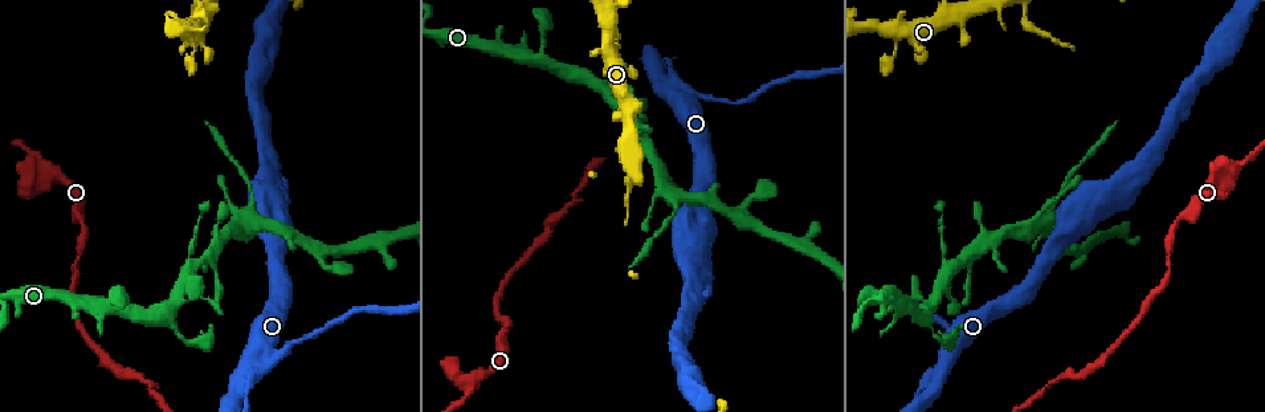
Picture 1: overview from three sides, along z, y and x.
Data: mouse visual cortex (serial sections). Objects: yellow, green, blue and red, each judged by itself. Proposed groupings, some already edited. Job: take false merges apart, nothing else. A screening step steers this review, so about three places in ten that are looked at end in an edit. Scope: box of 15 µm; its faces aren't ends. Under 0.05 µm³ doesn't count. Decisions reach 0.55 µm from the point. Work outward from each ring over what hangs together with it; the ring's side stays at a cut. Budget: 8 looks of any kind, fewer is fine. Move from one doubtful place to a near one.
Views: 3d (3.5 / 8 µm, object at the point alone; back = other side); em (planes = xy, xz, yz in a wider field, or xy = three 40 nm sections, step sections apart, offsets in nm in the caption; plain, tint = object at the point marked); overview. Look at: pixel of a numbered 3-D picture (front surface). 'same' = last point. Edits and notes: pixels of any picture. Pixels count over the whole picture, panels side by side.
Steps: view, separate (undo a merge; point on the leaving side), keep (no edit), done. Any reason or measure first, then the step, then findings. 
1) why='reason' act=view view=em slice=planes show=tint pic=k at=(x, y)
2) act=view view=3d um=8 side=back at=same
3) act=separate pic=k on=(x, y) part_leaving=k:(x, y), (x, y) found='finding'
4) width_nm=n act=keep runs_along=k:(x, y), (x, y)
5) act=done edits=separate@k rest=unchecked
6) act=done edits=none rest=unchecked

act=view view=3d um=3.5 pic=1 at=(479, 374)

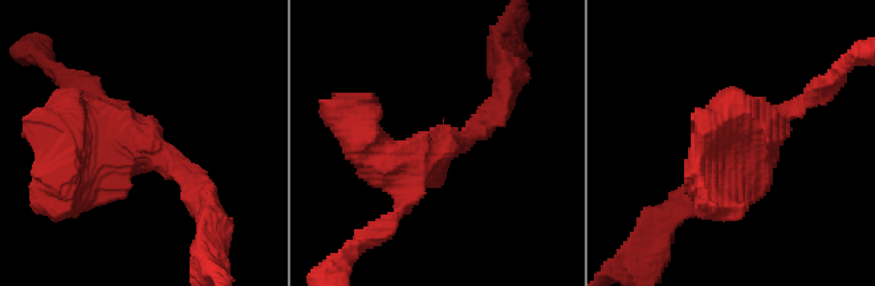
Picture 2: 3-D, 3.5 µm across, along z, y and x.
act=view view=em slice=planes show=tint pic=2 at=(142, 142)

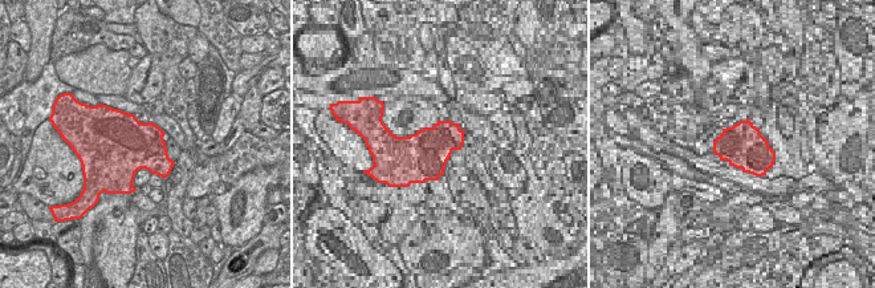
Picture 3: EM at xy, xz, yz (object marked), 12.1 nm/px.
act=keep runs_along=2:(188, 180), (112, 127), (66, 131) found='one cell here'

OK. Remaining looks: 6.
why='thick turns thin' act=view view=3d um=3.5 pic=1 at=(677, 207)

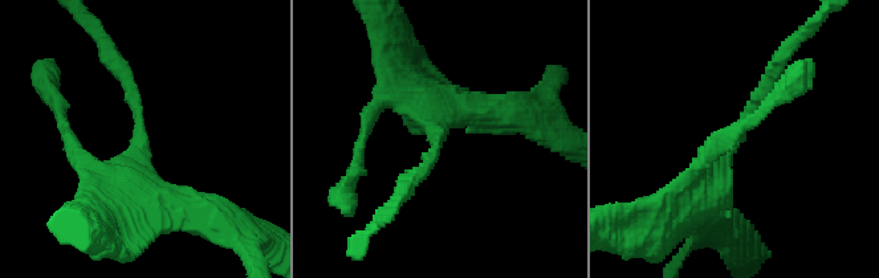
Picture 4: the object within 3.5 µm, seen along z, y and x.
arm_widths_nm=200,450 act=view view=em slice=xy step=2 show=tint pic=4 at=(436, 142)

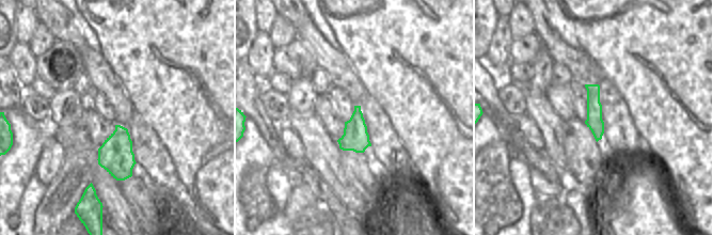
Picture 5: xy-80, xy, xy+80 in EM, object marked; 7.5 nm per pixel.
act=keep runs_along=4:(695, 204), (725, 160), (776, 62) found='continuous, no second cell'

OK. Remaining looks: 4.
why='abrupt turn' act=view view=3d um=3.5 pic=1 at=(270, 353)

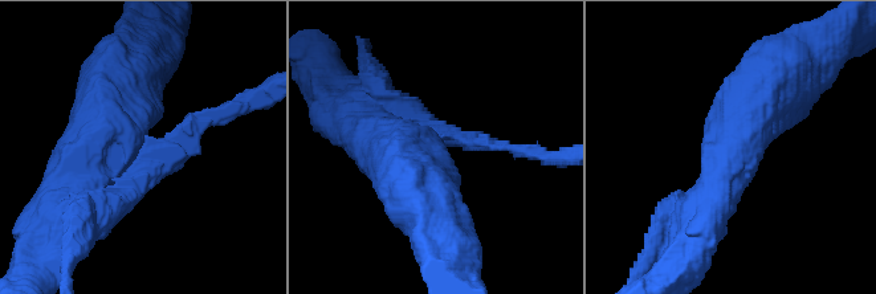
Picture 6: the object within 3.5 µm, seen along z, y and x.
act=view view=em slice=xy step=5 show=tint pic=6 at=(135, 147)

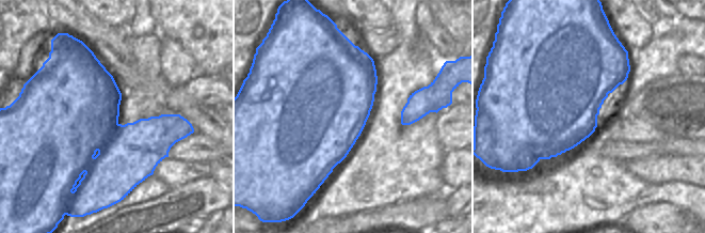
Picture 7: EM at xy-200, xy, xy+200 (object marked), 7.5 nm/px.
width_nm=700 act=keep runs_along=6:(802, 68), (737, 133), (711, 201) found='one cell here'

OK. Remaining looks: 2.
why='sudden change in width' act=view view=3d um=3.5 pic=1 at=(1026, 18)

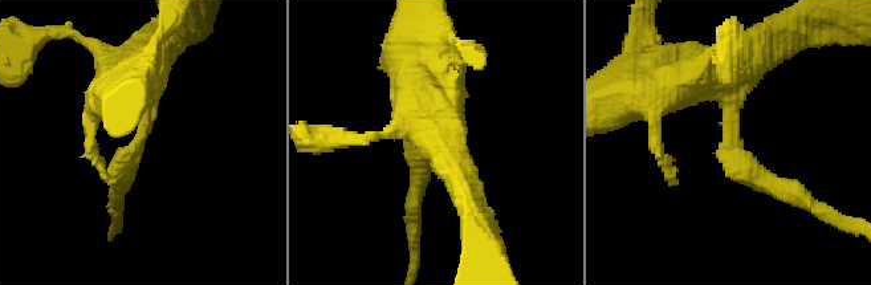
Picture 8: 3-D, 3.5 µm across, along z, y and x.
why='shape alone is not enough' act=view view=em slice=xy step=1 show=tint pic=8 at=(732, 143)

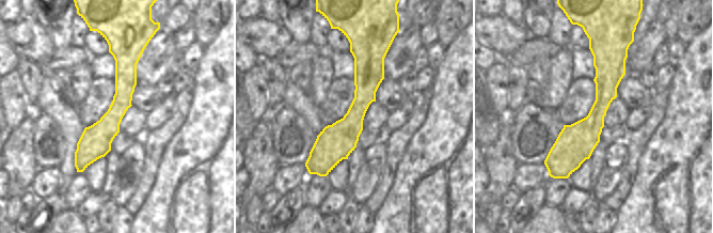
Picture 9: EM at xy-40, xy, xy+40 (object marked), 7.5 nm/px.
act=separate pic=8 on=(748, 176) part_leaving=8:(731, 147), (754, 175), (833, 216) found='a second cell is stuck on'

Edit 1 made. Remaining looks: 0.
act=done edits=separate@8 rest=unchecked

